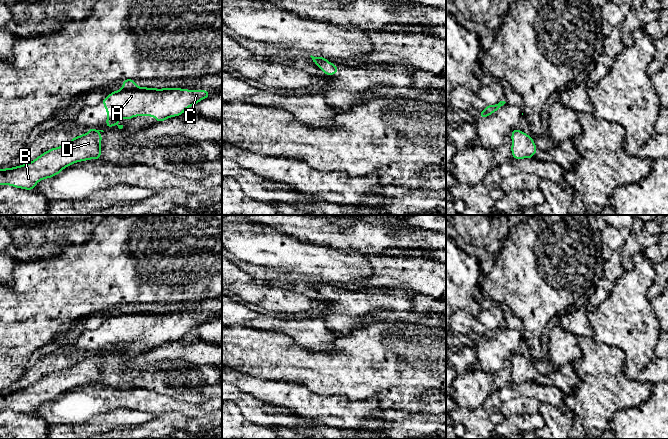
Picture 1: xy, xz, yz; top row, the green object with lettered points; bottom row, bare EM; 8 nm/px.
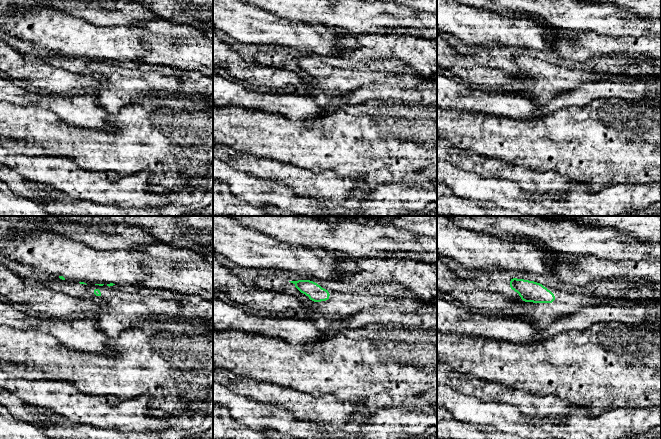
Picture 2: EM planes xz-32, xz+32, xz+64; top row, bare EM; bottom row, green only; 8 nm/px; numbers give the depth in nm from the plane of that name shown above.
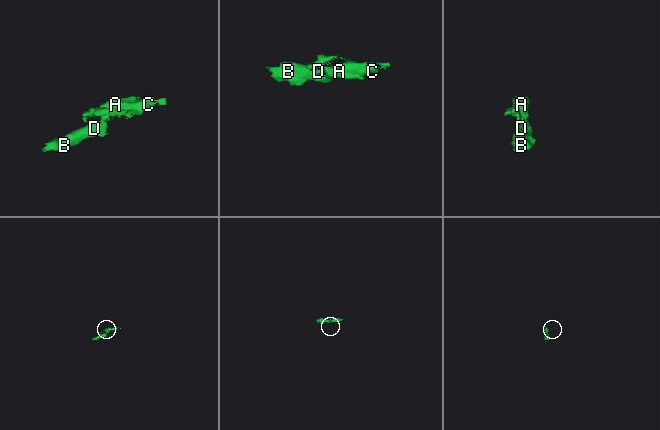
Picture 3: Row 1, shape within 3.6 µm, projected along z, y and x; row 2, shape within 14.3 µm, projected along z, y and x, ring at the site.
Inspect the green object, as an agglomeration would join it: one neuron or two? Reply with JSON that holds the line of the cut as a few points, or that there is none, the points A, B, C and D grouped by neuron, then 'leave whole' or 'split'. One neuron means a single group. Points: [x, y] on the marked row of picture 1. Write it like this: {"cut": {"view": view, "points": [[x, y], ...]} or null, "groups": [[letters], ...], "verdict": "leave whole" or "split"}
{"cut": {"view": "xy", "points": [[97, 130], [89, 132]]}, "groups": [["A", "C"], ["B", "D"]], "verdict": "split"}

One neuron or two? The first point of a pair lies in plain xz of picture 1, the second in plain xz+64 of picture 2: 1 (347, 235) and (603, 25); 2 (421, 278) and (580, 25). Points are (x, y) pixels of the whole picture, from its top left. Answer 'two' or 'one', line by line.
1: one
2: two

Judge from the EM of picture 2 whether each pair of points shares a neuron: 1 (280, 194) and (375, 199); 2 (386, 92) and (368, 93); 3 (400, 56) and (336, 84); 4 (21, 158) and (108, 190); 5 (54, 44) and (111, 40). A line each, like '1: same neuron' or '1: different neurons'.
1: same neuron
2: same neuron
3: different neurons
4: same neuron
5: same neuron

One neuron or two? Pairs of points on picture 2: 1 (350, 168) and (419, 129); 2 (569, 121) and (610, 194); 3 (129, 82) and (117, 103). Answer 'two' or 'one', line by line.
1: one
2: two
3: one

